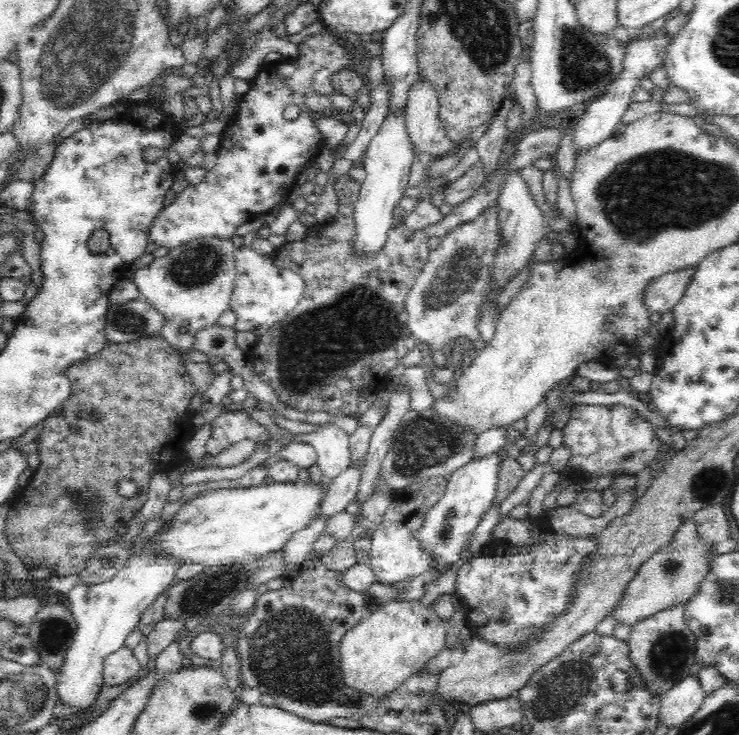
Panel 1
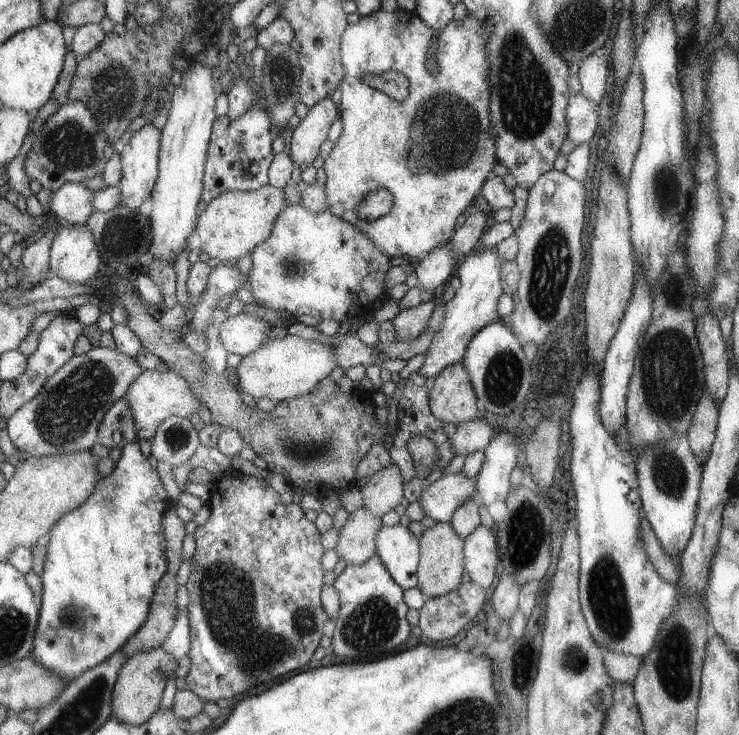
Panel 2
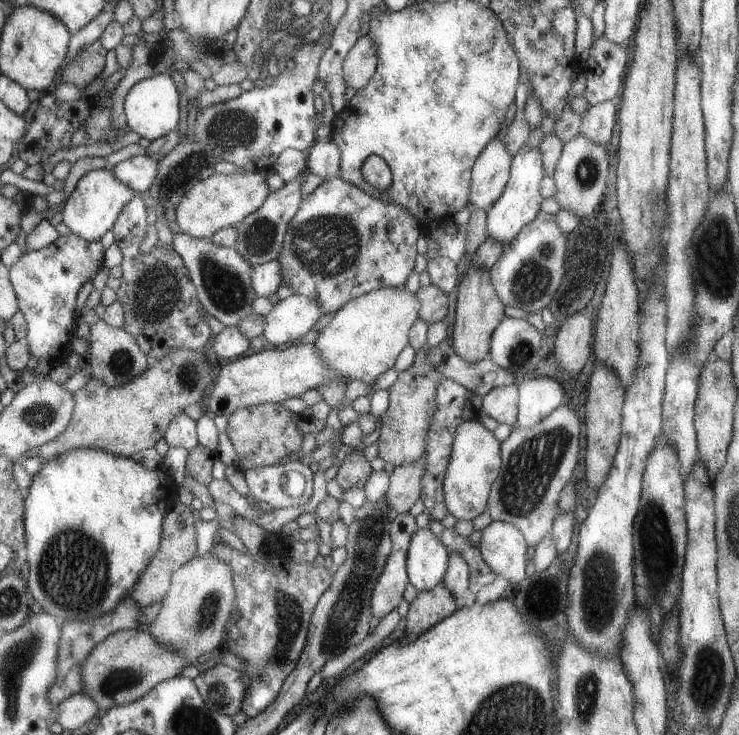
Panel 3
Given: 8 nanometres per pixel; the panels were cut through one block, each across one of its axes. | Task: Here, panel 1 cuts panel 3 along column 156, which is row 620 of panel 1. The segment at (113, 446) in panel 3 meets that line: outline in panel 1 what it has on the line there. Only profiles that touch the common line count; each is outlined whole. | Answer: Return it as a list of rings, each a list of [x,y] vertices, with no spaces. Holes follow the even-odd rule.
[[[396,599],[382,602],[374,612],[370,612],[364,620],[344,633],[340,643],[340,662],[342,662],[344,683],[358,691],[363,691],[364,694],[375,695],[375,698],[388,696],[413,674],[422,670],[426,663],[445,647],[446,631],[447,625],[444,621],[437,614],[432,614],[428,608],[420,606],[418,602]]]

